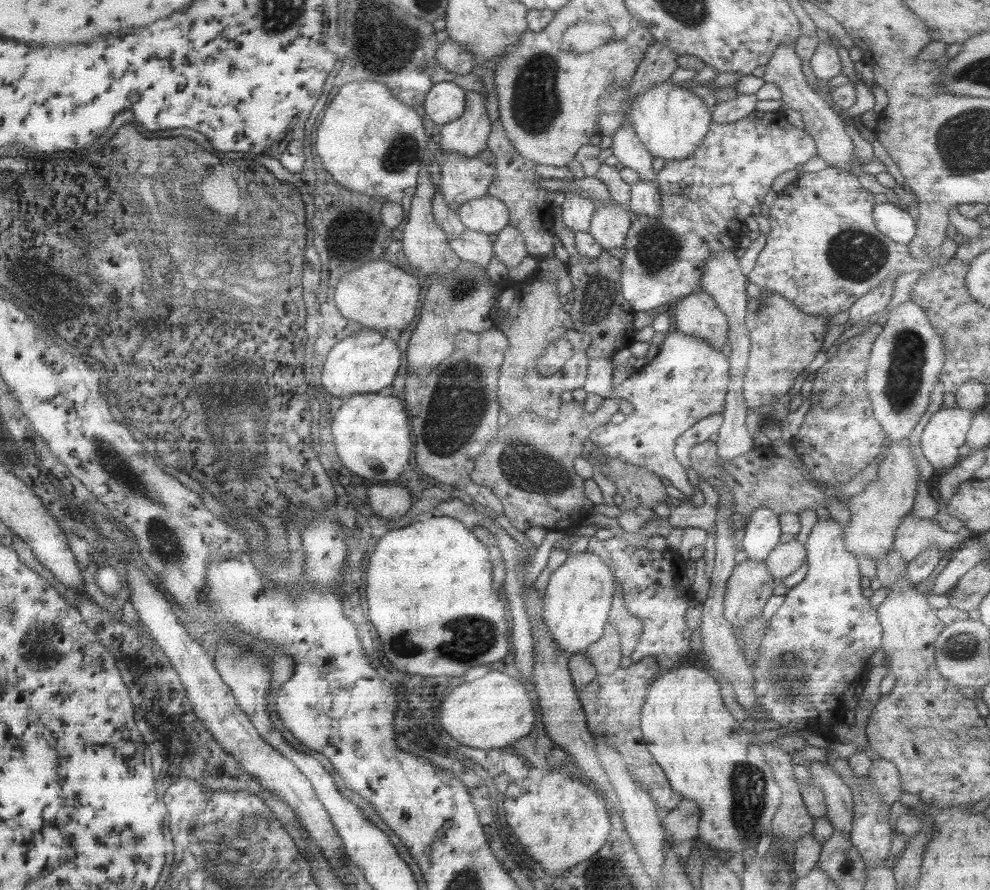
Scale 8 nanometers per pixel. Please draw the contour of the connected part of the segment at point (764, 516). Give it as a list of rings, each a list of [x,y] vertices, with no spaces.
[[[755,508],[744,524],[744,538],[738,547],[745,552],[745,558],[764,561],[769,551],[779,542],[781,533],[775,513],[767,508]]]

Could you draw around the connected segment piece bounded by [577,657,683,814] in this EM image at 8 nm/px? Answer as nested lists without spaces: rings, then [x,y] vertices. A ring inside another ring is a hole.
[[[645,657],[639,662],[631,663],[626,668],[617,667],[609,675],[596,673],[593,680],[577,692],[577,698],[582,706],[586,726],[591,736],[597,737],[597,739],[603,738],[609,747],[613,747],[619,753],[619,757],[621,757],[623,765],[627,767],[629,775],[633,777],[633,781],[643,791],[647,791],[655,803],[657,812],[664,814],[683,800],[681,795],[673,793],[671,790],[661,767],[648,753],[639,730],[639,715],[647,687],[659,672],[657,662],[651,657]]]

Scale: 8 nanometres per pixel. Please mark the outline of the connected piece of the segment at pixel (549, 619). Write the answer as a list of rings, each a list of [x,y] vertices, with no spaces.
[[[584,551],[567,555],[565,561],[550,576],[541,598],[541,617],[556,644],[567,653],[585,652],[603,633],[614,591],[614,578],[599,555]]]

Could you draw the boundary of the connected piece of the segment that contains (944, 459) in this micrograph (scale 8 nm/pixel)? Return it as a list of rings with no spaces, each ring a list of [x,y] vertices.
[[[941,407],[931,415],[919,436],[919,448],[935,471],[957,462],[957,448],[964,444],[973,415],[957,407]]]

